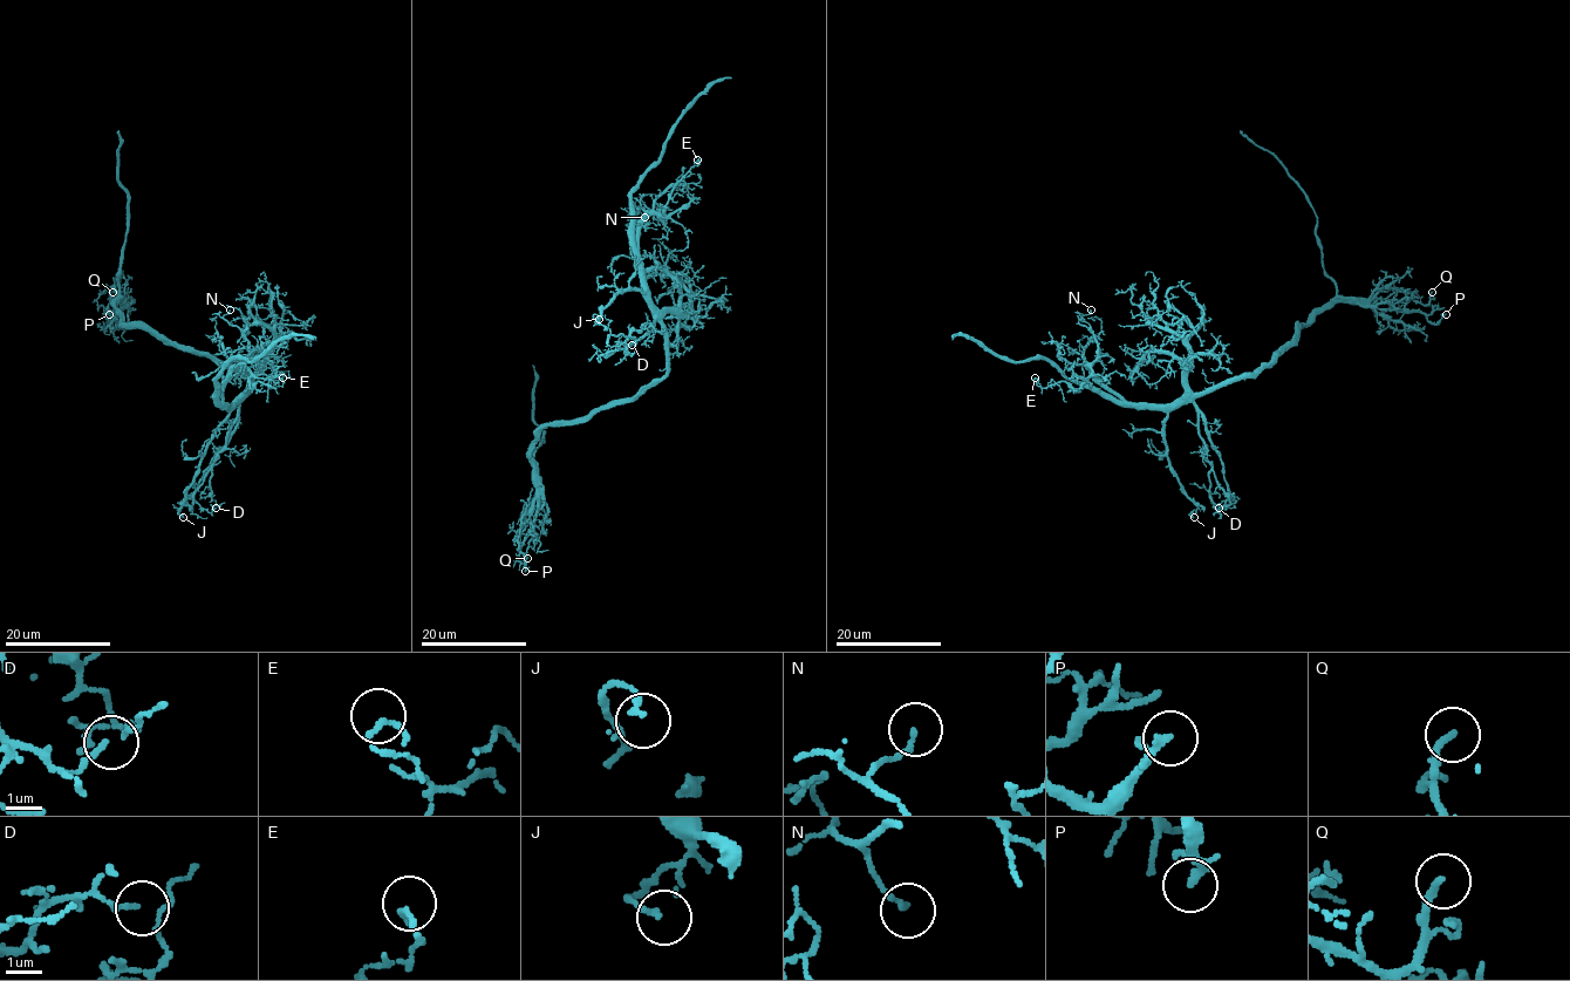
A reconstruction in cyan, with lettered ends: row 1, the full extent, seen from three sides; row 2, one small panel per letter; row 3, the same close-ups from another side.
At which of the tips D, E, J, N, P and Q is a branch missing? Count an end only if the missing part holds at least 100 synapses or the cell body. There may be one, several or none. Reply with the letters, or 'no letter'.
no letter

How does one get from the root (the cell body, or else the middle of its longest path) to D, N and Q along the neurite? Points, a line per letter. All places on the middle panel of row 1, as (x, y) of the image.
D: (654, 383), (666, 372), (664, 328), (655, 319), (654, 328), (632, 346), (607, 354), (620, 343), (632, 345)
N: (654, 383), (666, 372), (666, 333), (646, 288), (639, 225), (649, 215), (664, 222), (641, 204), (644, 217)
Q: (654, 383), (623, 401), (540, 430), (530, 452), (537, 517), (527, 558)

